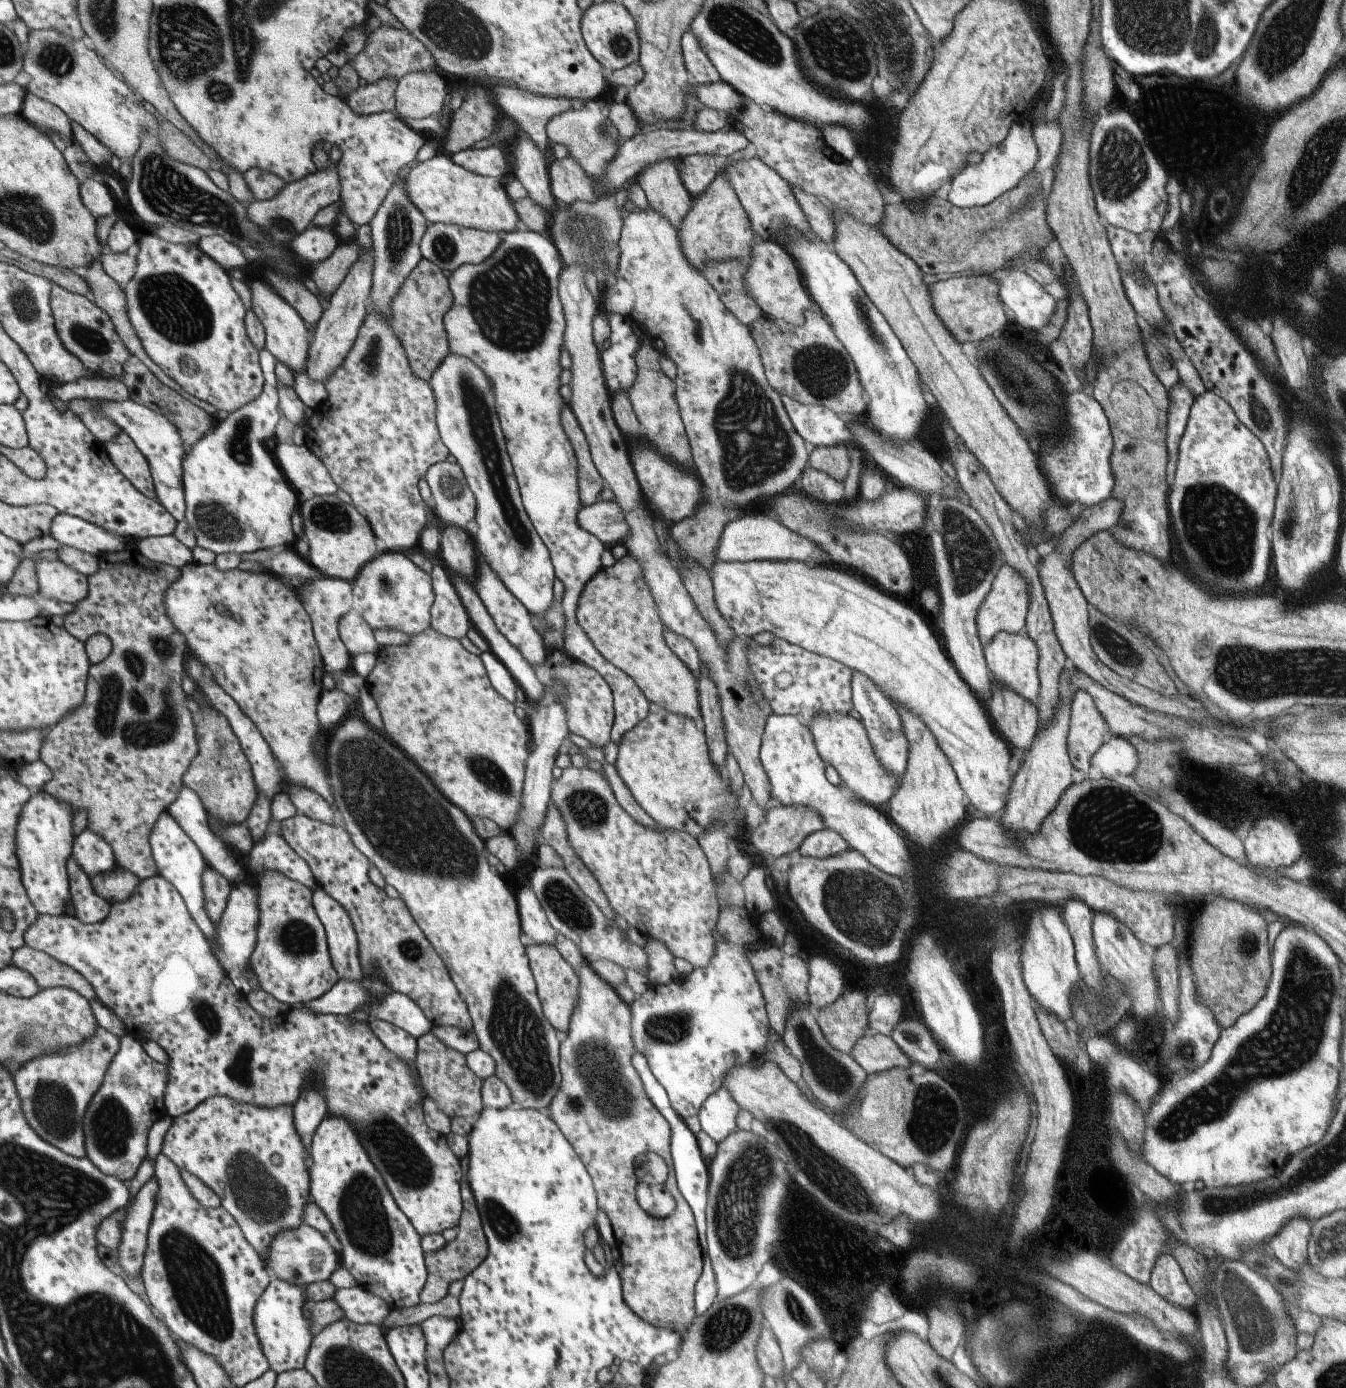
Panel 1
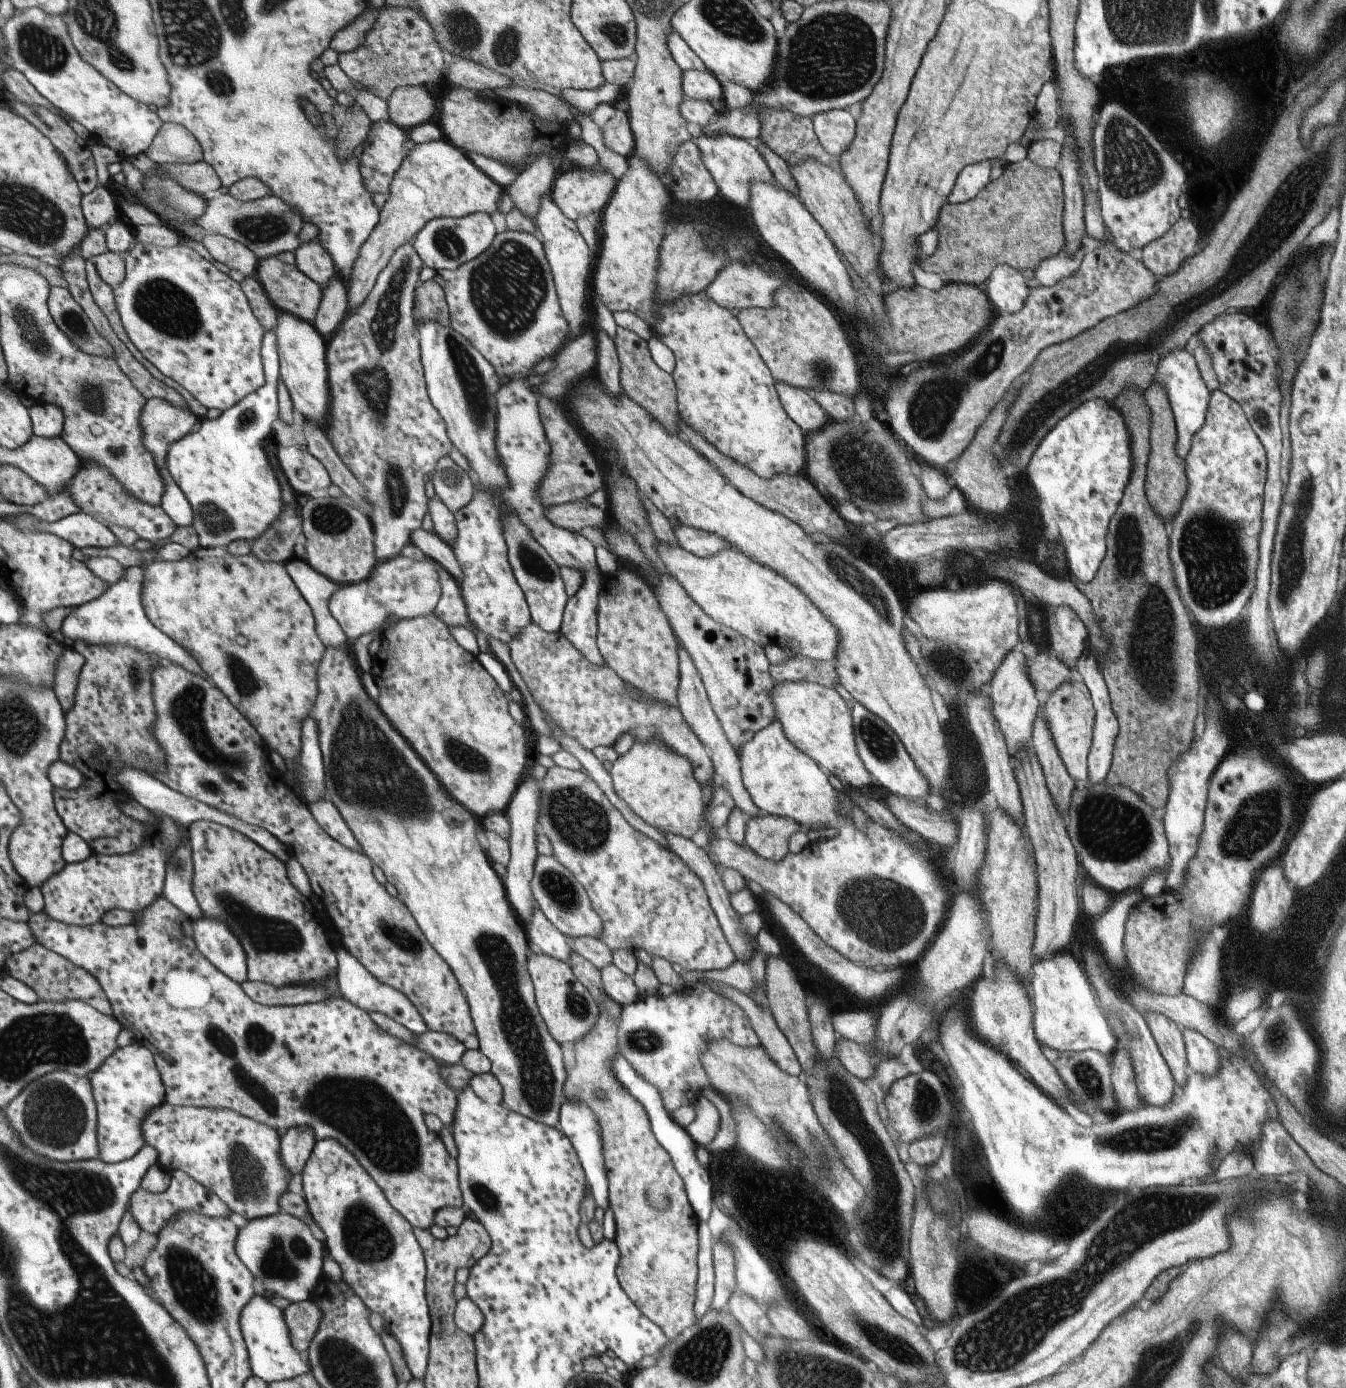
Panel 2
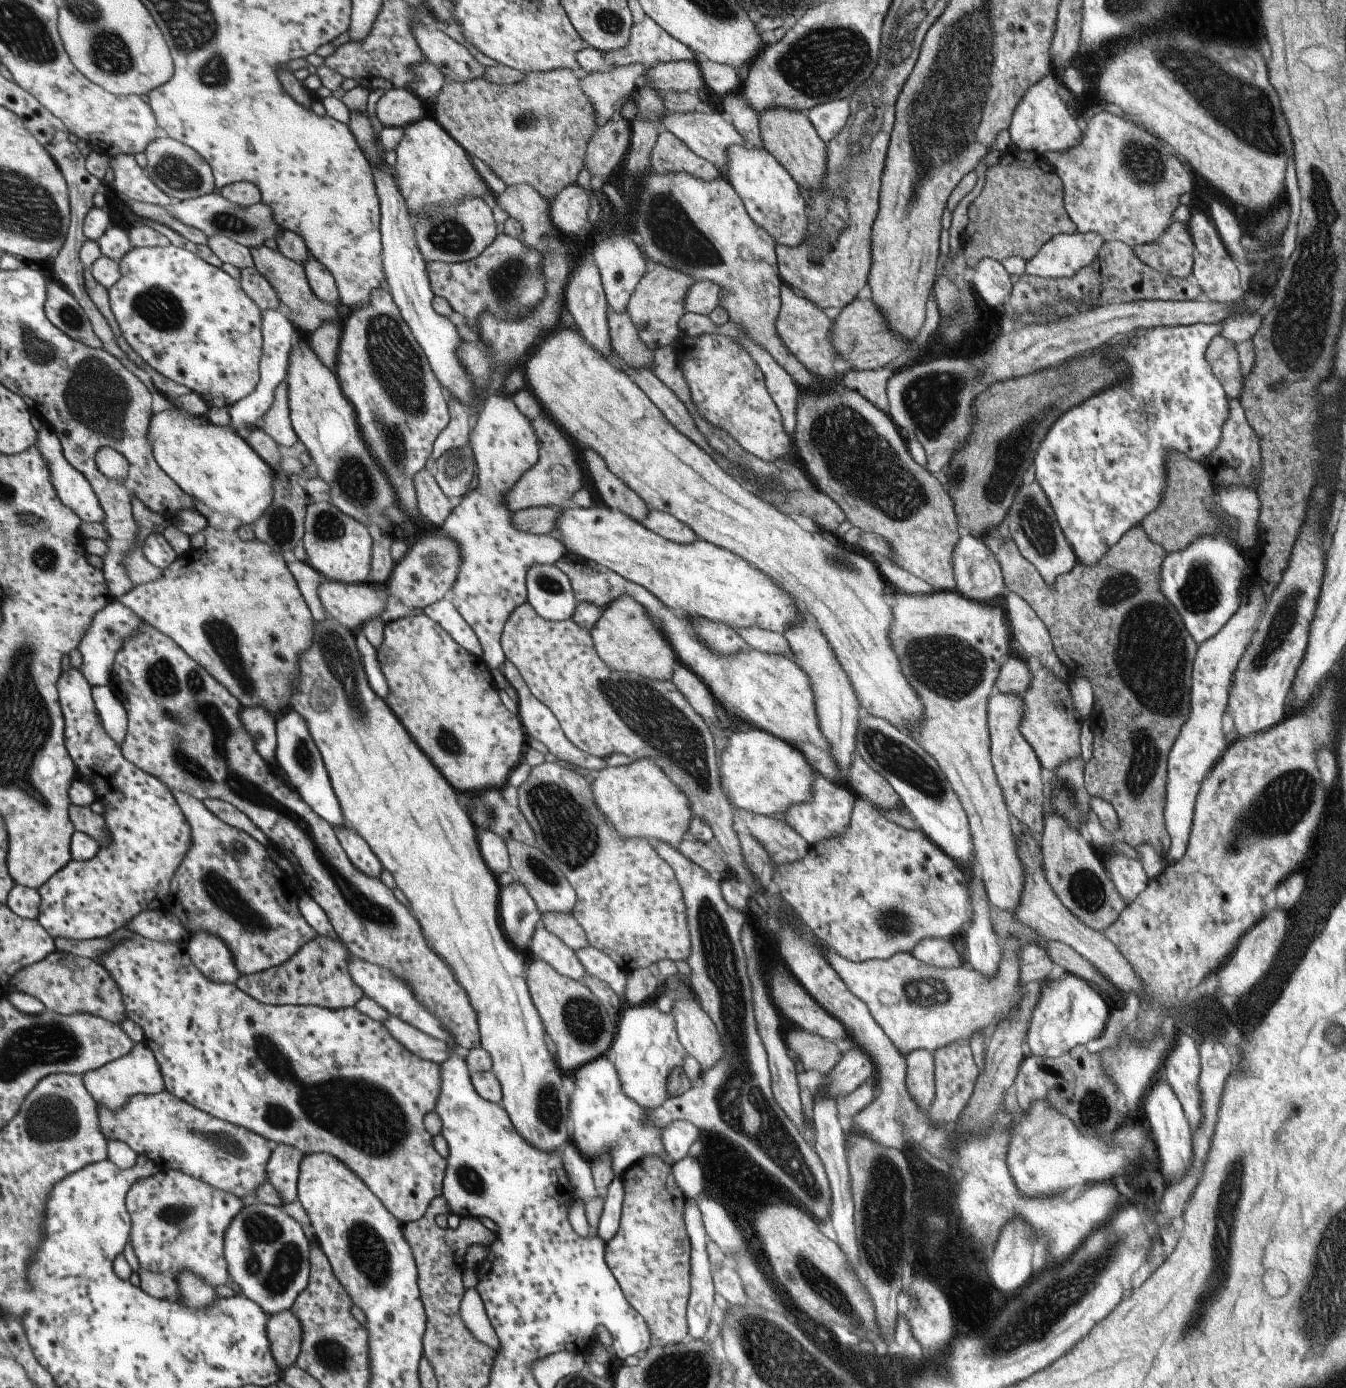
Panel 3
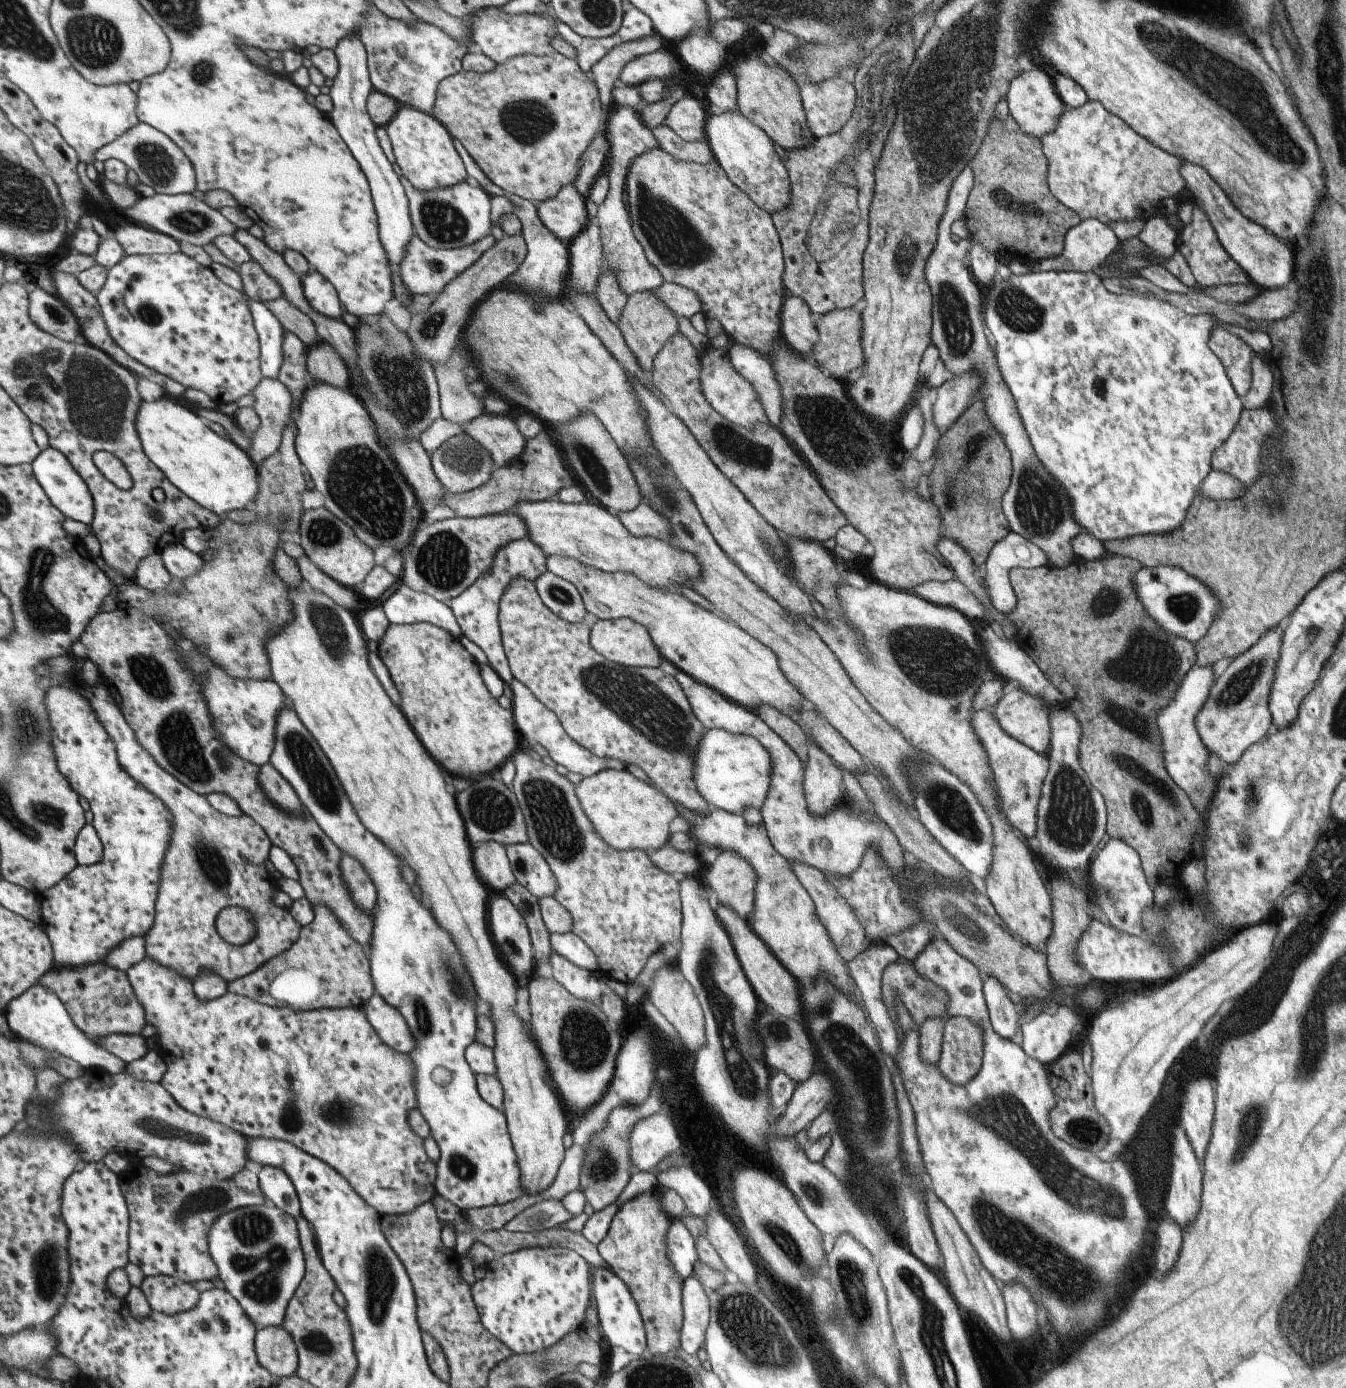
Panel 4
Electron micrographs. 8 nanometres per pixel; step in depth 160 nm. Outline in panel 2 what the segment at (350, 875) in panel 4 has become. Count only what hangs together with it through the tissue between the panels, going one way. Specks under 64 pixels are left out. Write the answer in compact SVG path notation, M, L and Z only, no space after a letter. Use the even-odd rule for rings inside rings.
M330 798L321 799L320 801L308 805L313 813L315 820L341 844L347 845L354 851L364 853L360 848L359 841L349 828L347 821L343 818L336 804Z

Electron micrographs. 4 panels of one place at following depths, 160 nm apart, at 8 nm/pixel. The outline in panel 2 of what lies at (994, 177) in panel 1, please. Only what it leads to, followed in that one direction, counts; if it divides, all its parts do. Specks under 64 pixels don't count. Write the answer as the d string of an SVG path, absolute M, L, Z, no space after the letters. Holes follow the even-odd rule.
M1047 81L1041 87L1035 99L1034 109L1034 116L1030 122L1035 121L1038 128L1026 126L1018 141L1025 148L1037 140L1049 139L1050 132L1057 126L1059 116L1058 94L1053 81ZM989 160L967 165L955 179L947 196L949 203L971 202L989 184Z

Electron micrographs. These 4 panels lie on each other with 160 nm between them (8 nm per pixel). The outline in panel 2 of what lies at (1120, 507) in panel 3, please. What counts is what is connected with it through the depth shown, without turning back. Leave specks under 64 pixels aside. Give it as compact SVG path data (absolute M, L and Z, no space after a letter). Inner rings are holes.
M1175 349L1168 355L1159 359L1153 381L1162 384L1167 395L1168 405L1172 412L1172 419L1175 430L1175 442L1173 452L1178 458L1184 459L1189 450L1190 440L1194 432L1204 421L1205 409L1209 400L1210 390L1201 380L1197 365L1187 349ZM1083 401L1045 433L1024 470L1044 529L1059 536L1068 574L1089 582L1105 554L1109 519L1131 472L1129 437L1111 402Z

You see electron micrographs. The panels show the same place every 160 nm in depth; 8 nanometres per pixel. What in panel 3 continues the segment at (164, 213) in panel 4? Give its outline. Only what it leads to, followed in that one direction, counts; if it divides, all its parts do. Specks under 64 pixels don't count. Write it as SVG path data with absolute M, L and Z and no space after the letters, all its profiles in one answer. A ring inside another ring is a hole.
M208 194L202 197L175 201L169 212L180 218L185 224L194 226L210 236L225 235L241 244L247 245L250 249L263 247L265 240L276 238L281 228L274 217L274 208L263 201L257 204L244 206L227 200L220 194Z

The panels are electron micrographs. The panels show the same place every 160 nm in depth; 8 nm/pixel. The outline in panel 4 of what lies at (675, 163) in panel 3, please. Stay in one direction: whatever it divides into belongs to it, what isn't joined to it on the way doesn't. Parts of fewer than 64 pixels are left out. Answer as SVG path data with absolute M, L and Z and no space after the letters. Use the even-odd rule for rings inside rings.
M665 124L659 125L650 131L657 141L656 148L661 149L676 161L699 163L705 166L714 160L710 148L705 142L685 142Z

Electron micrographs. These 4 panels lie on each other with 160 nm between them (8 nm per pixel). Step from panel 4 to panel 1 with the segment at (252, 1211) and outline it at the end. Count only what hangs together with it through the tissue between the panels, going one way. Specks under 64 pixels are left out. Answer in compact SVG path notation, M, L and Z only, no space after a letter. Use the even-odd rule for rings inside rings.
M307 1223L293 1231L283 1231L277 1235L268 1258L264 1260L272 1278L277 1277L303 1286L329 1280L333 1272L342 1267L338 1250L331 1246L330 1240L327 1240L320 1230Z

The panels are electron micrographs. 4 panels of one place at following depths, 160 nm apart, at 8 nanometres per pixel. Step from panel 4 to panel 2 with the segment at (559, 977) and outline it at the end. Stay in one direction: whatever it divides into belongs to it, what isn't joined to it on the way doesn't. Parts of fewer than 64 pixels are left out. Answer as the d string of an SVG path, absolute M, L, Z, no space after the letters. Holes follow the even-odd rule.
M537 908L526 923L529 944L537 946L539 952L557 960L567 962L571 946L565 938Z

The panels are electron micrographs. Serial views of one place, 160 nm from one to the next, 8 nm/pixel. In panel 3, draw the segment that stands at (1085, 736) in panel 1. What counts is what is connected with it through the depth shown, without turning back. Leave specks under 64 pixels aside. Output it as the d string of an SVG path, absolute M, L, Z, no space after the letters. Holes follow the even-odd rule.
M1046 668L1031 670L1032 679L1027 687L1027 693L1020 697L1024 702L1024 714L1021 717L1020 733L1027 744L1033 749L1040 766L1054 772L1062 761L1077 759L1079 753L1079 730L1082 718L1075 711L1069 687L1063 679L1055 676Z

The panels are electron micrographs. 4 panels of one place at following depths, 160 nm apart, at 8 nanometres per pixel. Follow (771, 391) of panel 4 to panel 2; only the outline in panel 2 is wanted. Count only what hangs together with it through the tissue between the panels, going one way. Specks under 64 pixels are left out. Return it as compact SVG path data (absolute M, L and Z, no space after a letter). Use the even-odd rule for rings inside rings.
M775 382L775 386L781 406L803 434L816 433L830 422L830 416L815 402L809 392L785 383Z

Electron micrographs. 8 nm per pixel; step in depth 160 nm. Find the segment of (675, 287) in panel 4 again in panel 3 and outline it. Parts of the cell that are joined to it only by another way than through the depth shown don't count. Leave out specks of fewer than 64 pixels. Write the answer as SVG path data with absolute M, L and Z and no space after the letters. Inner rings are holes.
M703 279L693 283L684 298L686 312L708 315L718 306L722 290L711 281Z

